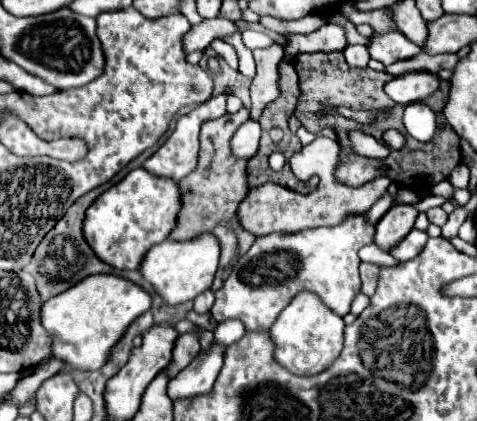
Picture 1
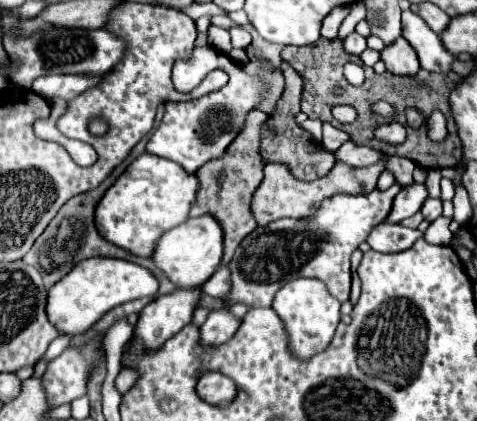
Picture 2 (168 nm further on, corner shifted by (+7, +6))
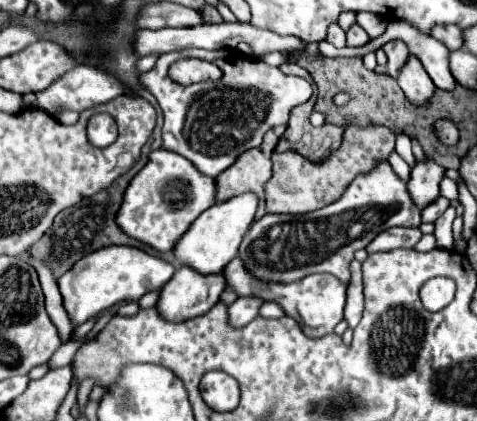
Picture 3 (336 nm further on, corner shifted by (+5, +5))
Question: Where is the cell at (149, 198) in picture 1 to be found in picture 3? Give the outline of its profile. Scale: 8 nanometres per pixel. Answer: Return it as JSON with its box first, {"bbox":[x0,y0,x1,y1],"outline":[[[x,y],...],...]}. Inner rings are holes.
{"bbox":[116,149,216,253],"outline":[[[158,149],[150,153],[148,163],[134,175],[134,179],[126,187],[116,223],[132,239],[150,245],[158,253],[166,253],[182,237],[188,225],[202,211],[214,205],[214,191],[216,187],[212,177],[198,173],[196,167],[182,155]]]}

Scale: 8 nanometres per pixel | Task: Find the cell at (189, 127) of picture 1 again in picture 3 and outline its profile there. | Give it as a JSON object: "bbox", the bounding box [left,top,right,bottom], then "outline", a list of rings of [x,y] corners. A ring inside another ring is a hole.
{"bbox":[140,51,312,177],"outline":[[[174,51],[160,55],[152,71],[140,75],[140,85],[158,99],[158,105],[164,111],[162,149],[190,159],[190,163],[194,163],[202,175],[210,177],[216,177],[228,169],[244,151],[258,147],[270,127],[286,125],[290,111],[296,105],[306,103],[312,95],[312,85],[306,79],[284,75],[278,67],[270,67],[254,57],[236,53],[240,51]],[[188,57],[216,59],[216,65],[224,71],[224,77],[216,83],[194,83],[190,87],[170,81],[168,67],[174,61]]]}

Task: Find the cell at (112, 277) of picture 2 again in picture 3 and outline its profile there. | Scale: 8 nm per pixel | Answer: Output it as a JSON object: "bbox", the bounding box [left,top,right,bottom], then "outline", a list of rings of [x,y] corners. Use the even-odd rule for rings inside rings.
{"bbox":[58,245,174,325],"outline":[[[112,245],[82,257],[70,271],[66,271],[66,275],[58,279],[58,289],[62,295],[62,305],[70,315],[70,321],[74,325],[80,325],[116,303],[138,301],[148,291],[162,289],[172,275],[174,267],[162,261],[160,257],[148,255],[146,251],[140,251],[136,247]]]}

